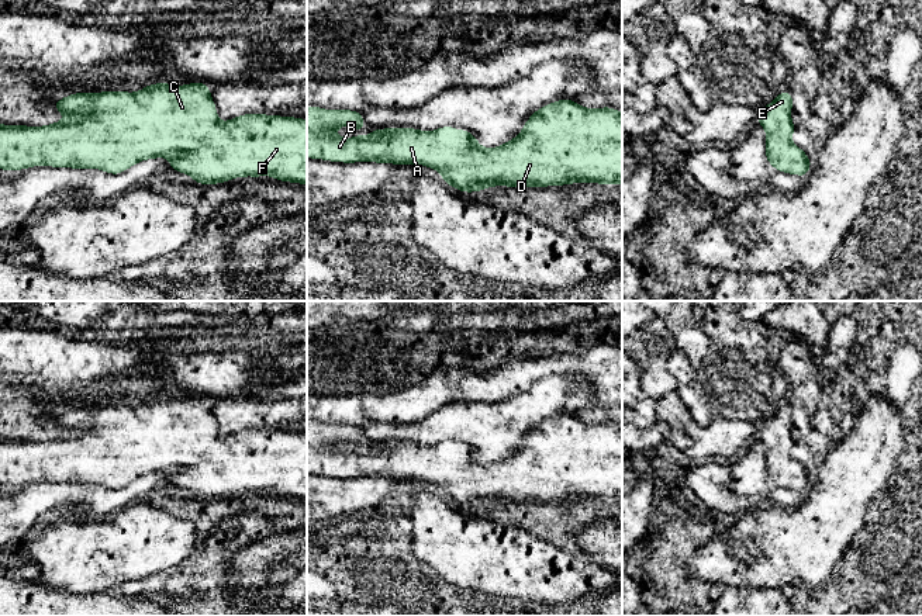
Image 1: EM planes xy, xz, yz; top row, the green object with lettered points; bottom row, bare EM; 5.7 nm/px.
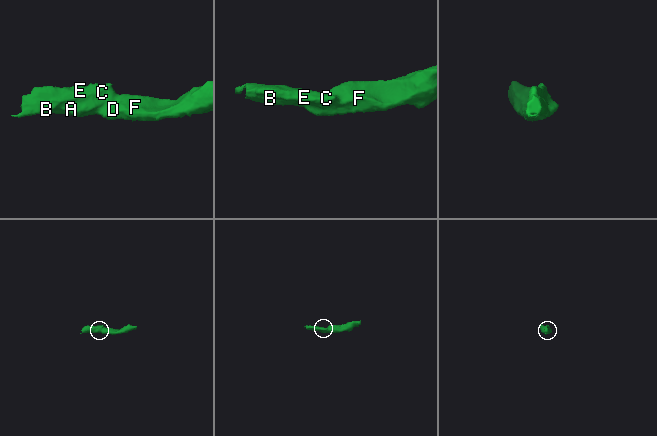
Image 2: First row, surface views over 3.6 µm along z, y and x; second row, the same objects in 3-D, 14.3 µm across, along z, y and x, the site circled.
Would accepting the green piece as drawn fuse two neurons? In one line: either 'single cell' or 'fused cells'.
single cell

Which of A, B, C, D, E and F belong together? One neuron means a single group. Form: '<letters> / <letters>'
A B C D E F

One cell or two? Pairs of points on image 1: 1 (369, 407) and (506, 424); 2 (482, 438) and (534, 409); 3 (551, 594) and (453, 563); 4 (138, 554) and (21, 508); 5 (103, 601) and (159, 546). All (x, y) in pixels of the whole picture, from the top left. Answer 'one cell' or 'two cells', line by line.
1: two cells
2: one cell
3: one cell
4: two cells
5: two cells

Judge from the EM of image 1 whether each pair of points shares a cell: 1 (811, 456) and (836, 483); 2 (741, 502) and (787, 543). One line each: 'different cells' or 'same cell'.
1: different cells
2: different cells

